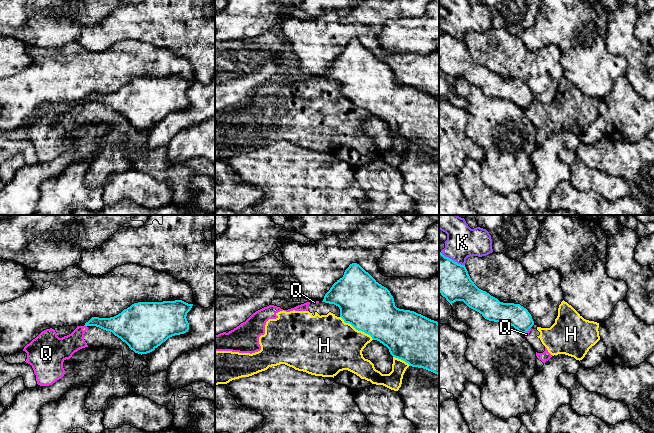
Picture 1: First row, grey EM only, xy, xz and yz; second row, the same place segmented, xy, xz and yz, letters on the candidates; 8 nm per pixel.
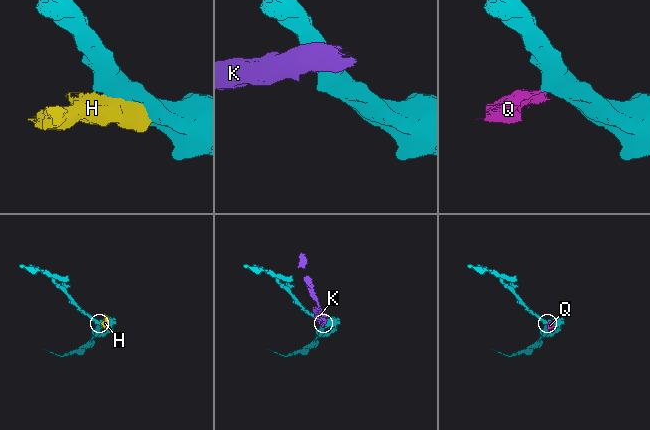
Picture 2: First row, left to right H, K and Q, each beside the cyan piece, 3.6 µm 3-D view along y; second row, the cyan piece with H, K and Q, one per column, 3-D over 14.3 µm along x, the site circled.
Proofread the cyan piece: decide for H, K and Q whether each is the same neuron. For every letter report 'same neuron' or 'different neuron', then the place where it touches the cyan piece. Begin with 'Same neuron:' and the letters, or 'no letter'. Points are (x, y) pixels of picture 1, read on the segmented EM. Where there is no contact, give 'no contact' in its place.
Same neuron: no letter
H: different neuron | xz (356, 329)
K: different neuron | yz (451, 259)
Q: different neuron | xy (85, 325)

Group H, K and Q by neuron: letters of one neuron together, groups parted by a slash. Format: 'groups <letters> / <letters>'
groups H Q / K

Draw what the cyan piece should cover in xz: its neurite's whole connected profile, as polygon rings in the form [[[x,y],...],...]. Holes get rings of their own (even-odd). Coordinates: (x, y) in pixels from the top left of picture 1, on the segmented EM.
[[[352,263],[325,294],[322,302],[340,309],[340,317],[389,349],[390,354],[412,367],[439,375],[439,323],[414,311],[395,306],[390,291],[379,284],[359,264]]]

